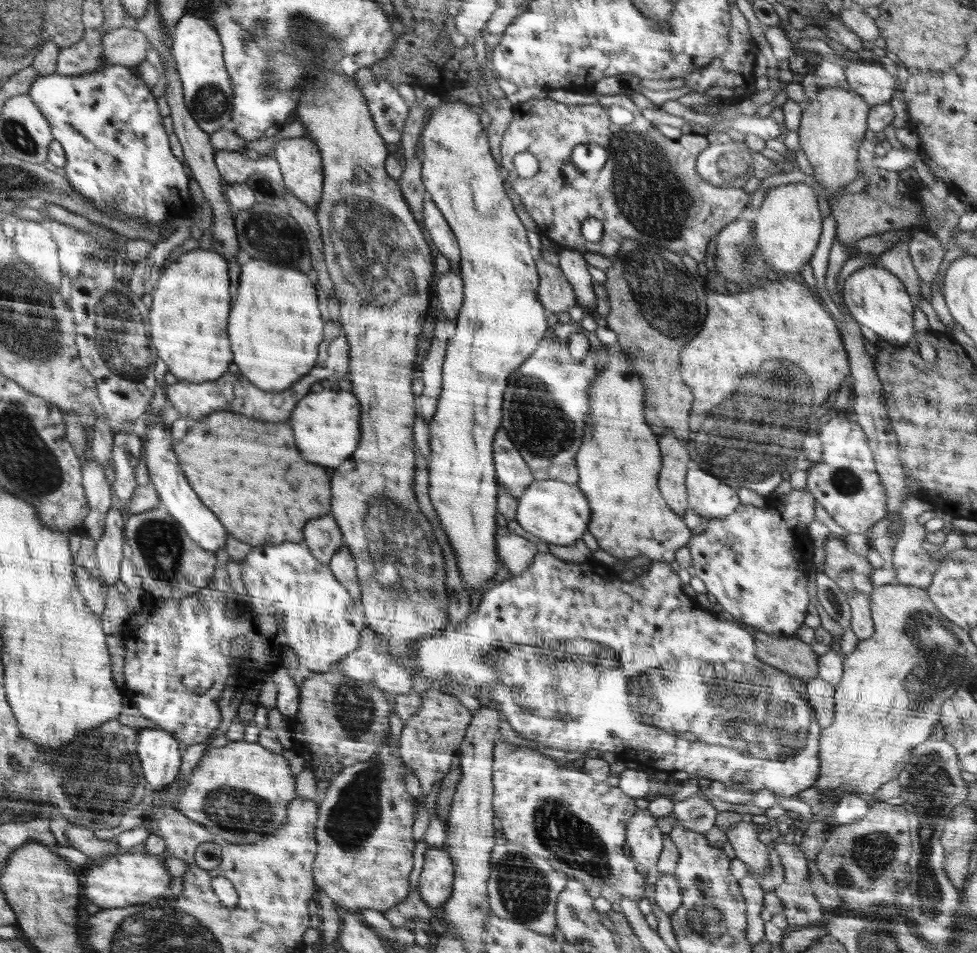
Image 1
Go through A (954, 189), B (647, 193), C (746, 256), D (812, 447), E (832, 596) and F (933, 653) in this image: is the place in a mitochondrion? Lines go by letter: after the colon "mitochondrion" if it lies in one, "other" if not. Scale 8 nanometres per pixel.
A: other
B: mitochondrion
C: mitochondrion
D: mitochondrion
E: mitochondrion
F: mitochondrion

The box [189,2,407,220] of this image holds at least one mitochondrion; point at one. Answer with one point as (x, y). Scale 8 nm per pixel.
(299, 32)

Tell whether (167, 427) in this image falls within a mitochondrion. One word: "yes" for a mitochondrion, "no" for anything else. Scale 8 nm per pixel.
no

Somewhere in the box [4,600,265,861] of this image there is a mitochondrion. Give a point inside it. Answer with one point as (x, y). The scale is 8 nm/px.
(101, 775)

